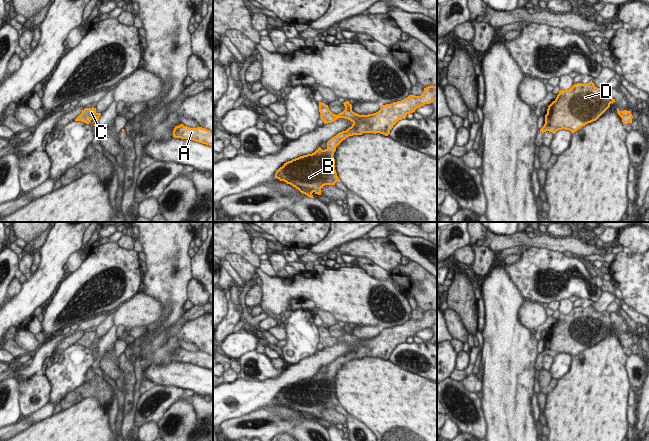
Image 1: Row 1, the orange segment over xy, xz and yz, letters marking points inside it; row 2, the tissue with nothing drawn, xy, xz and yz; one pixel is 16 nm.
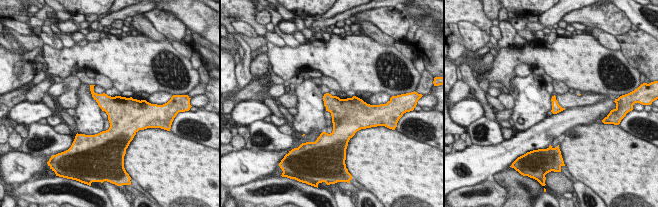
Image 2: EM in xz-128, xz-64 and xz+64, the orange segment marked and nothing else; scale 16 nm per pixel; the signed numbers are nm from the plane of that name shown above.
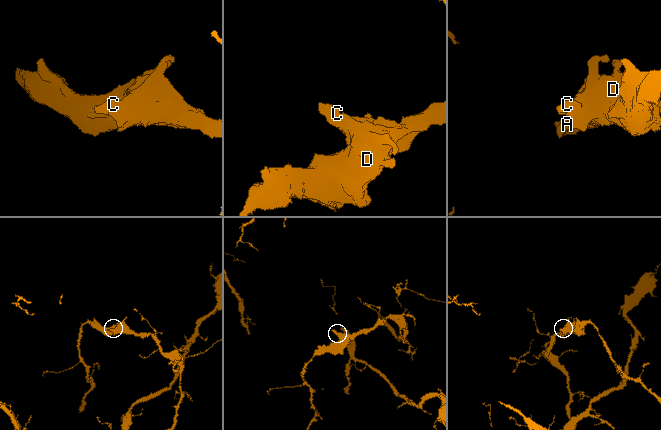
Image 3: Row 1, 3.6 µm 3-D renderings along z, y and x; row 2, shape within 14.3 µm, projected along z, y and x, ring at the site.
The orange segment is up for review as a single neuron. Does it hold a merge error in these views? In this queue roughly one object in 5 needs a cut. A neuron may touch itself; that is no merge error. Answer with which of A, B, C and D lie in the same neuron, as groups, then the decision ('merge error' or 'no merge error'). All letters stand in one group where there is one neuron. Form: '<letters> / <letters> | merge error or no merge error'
A B C D | no merge error

